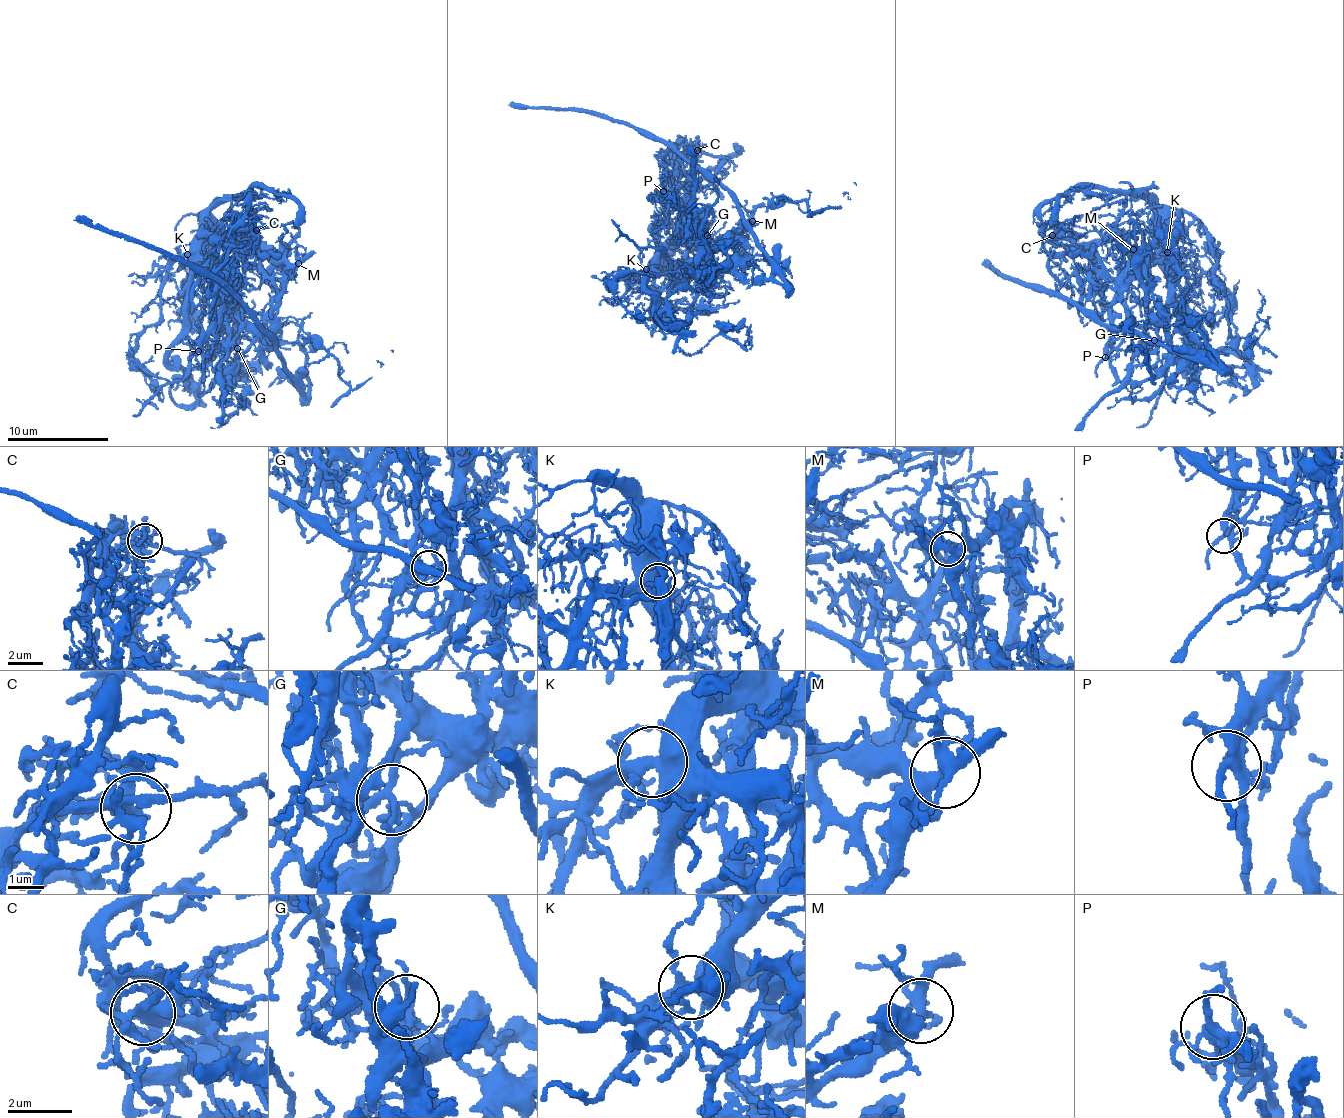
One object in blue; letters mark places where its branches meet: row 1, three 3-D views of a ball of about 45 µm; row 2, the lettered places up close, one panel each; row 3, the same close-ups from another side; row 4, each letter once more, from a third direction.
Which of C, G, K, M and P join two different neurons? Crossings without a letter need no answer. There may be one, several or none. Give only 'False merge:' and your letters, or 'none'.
False merge: G, K

